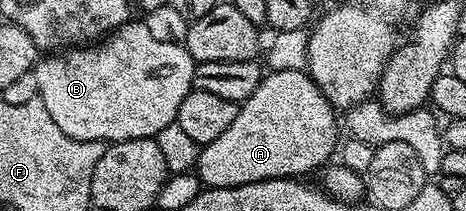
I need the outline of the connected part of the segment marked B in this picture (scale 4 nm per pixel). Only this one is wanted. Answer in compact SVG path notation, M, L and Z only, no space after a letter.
M129 20L95 44L84 44L63 52L41 57L35 67L38 97L46 104L50 120L74 140L91 142L125 142L135 138L156 138L167 125L175 123L182 100L192 91L196 63L179 41L163 42L152 35L148 26Z

